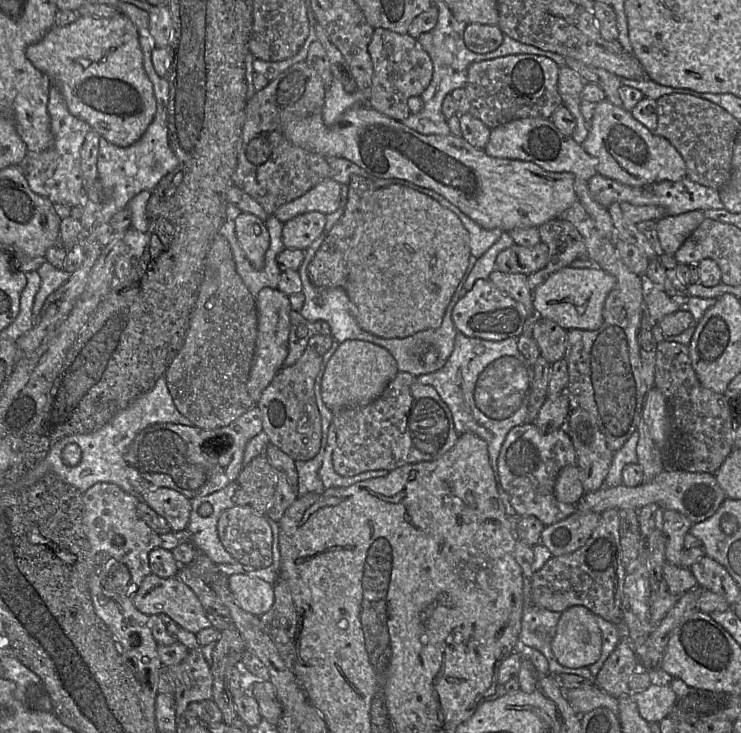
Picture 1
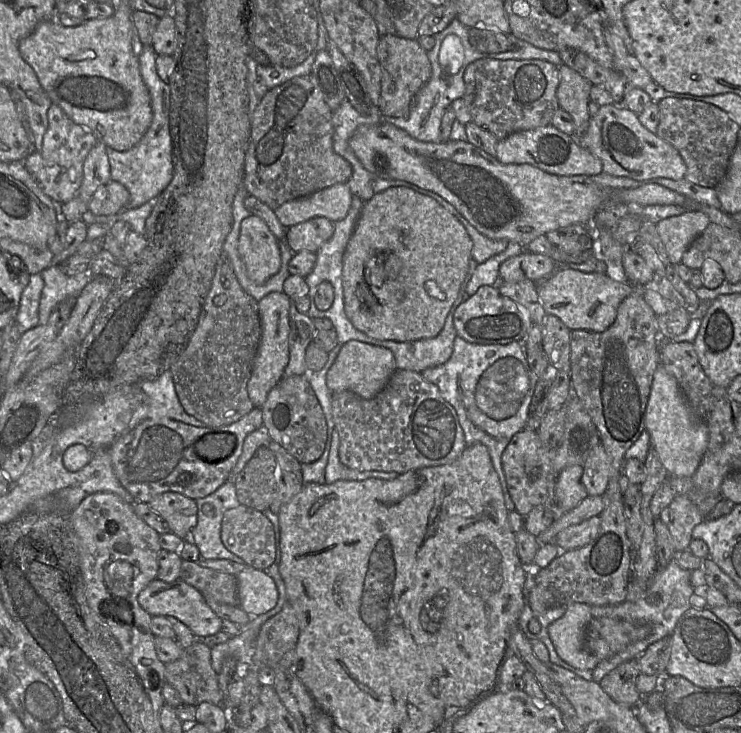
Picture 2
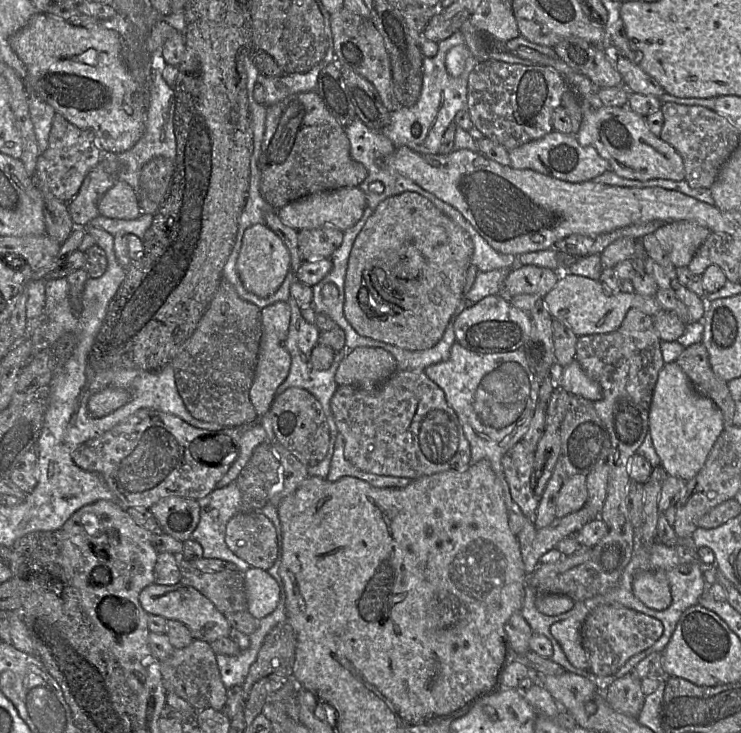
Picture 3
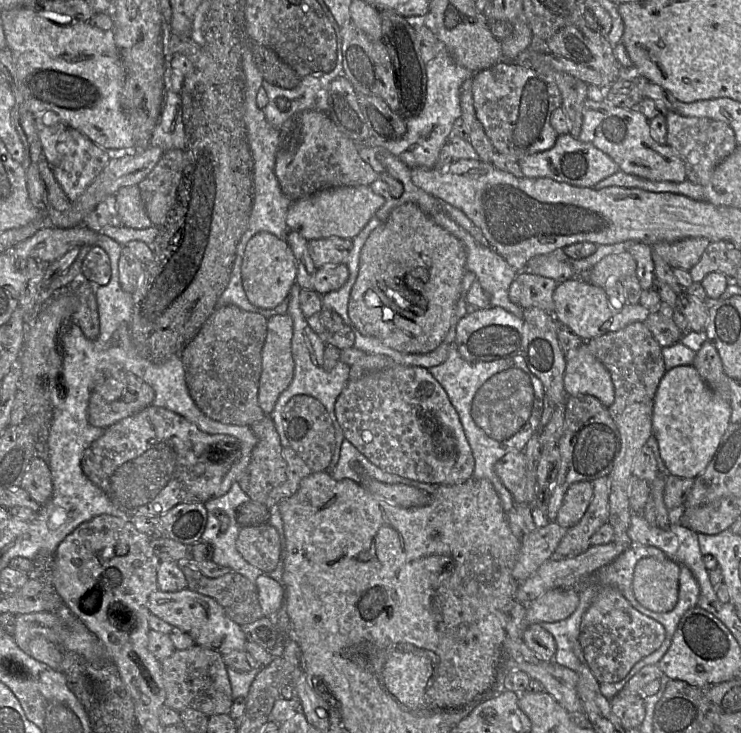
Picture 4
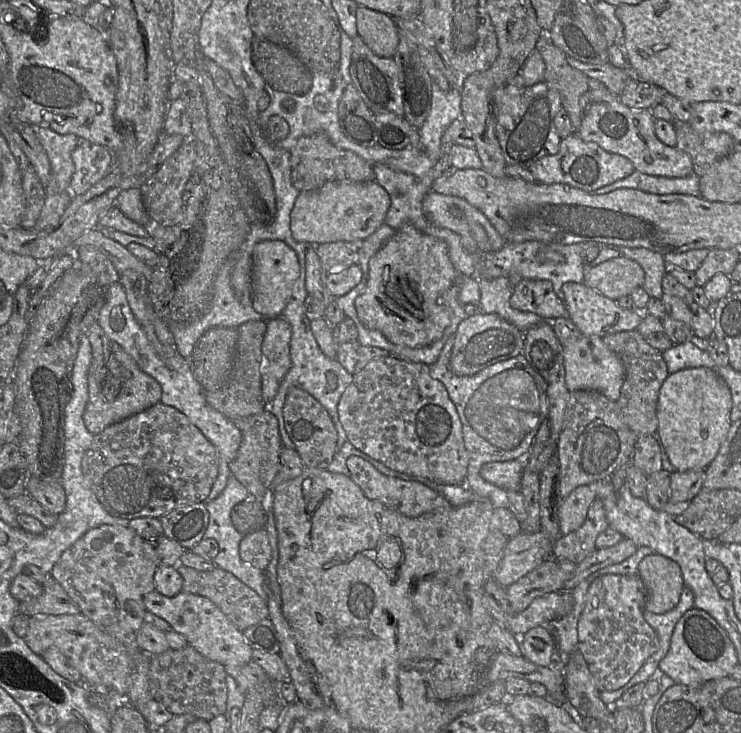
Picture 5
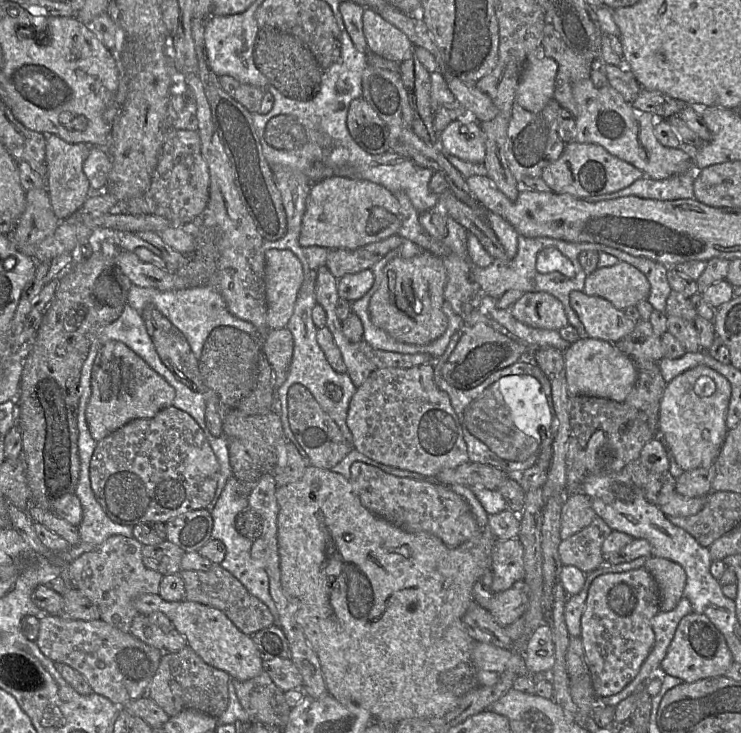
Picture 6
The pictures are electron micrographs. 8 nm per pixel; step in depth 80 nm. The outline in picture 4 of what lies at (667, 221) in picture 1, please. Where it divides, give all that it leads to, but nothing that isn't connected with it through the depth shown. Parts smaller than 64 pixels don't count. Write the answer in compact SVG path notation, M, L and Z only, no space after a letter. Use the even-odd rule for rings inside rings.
M686 238L676 242L658 242L652 249L672 268L689 271L699 262L709 243L706 238Z

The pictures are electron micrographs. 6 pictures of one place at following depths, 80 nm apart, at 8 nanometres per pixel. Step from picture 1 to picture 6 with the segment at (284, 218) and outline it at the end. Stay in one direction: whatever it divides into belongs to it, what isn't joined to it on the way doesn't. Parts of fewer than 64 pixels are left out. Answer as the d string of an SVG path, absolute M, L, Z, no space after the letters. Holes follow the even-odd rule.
M330 177L312 185L306 200L299 243L327 249L354 250L399 235L399 203L381 185L353 178Z

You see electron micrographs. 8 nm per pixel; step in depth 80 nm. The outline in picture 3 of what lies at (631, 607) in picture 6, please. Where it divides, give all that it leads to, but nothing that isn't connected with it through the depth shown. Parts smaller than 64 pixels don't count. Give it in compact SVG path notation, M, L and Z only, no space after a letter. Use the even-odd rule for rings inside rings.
M618 603L598 606L588 614L581 627L590 672L601 677L614 675L631 657L654 645L663 631L660 620Z

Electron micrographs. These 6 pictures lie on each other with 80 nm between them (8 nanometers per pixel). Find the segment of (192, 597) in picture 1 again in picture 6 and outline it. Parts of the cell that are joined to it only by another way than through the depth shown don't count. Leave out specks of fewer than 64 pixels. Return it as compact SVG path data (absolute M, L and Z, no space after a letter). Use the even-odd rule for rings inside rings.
M159 594L139 595L133 605L138 613L144 615L152 612L165 614L173 628L186 638L187 645L206 664L225 671L231 680L246 681L263 671L263 658L251 637L241 632L221 610L187 600L168 602Z

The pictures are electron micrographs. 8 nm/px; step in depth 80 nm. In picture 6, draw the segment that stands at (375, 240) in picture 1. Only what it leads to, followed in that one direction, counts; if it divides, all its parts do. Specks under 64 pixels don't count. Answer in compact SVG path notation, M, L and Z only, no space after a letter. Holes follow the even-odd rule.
M422 252L412 258L391 259L383 266L381 282L369 302L372 323L400 342L424 345L434 341L448 325L442 309L446 281L442 257Z

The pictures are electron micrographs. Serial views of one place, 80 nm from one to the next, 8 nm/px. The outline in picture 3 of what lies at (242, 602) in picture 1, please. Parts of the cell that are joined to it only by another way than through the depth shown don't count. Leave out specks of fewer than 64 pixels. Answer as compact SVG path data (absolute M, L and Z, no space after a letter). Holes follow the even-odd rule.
M250 567L243 573L247 611L256 619L272 613L280 600L280 588L266 570Z

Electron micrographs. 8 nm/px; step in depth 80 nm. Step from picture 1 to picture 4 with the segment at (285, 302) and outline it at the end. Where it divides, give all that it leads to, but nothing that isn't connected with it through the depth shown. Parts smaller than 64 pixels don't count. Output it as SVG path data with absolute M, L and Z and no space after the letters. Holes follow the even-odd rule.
M289 314L274 315L267 319L258 386L258 403L265 415L271 414L279 395L292 380L292 335L293 322Z

